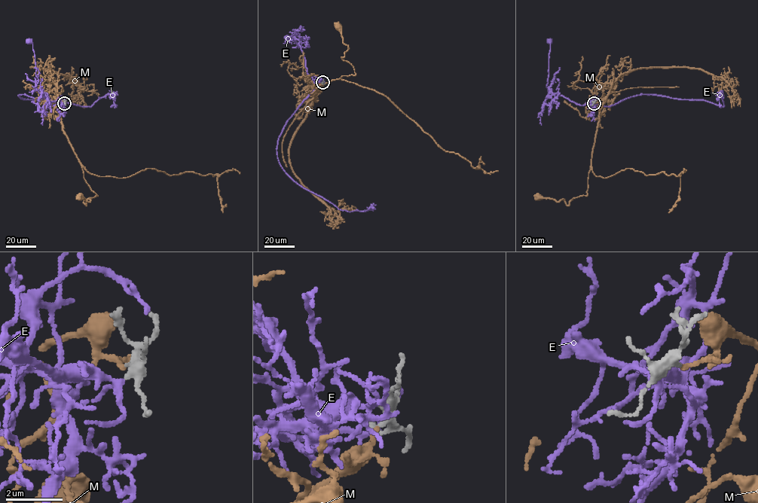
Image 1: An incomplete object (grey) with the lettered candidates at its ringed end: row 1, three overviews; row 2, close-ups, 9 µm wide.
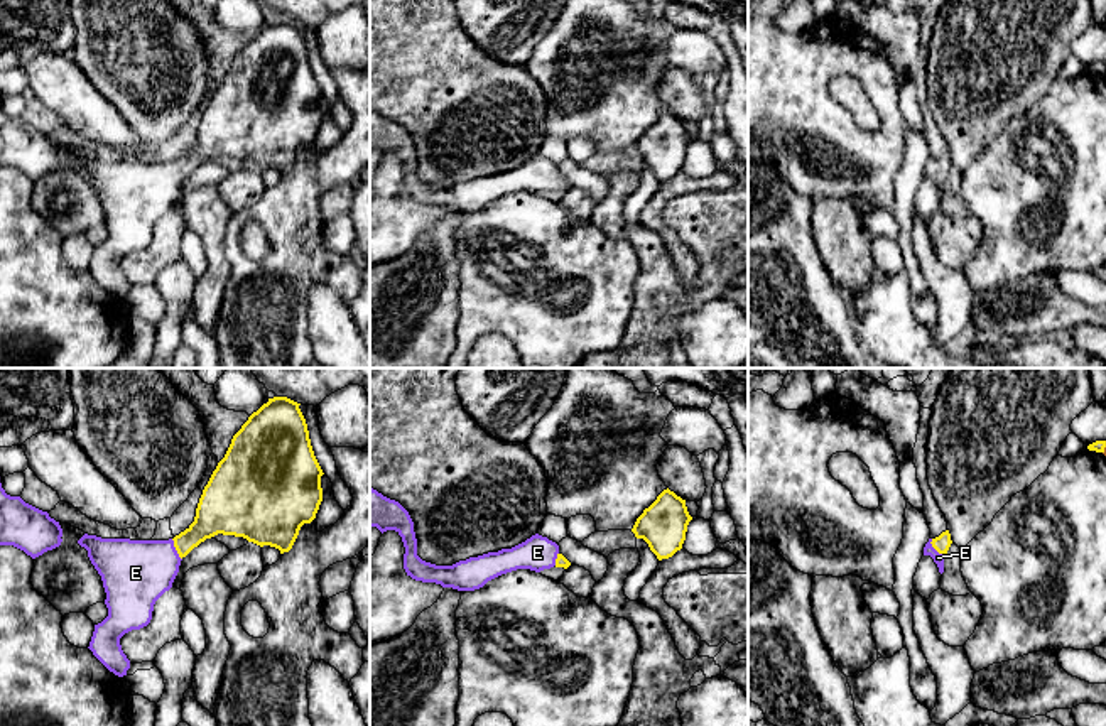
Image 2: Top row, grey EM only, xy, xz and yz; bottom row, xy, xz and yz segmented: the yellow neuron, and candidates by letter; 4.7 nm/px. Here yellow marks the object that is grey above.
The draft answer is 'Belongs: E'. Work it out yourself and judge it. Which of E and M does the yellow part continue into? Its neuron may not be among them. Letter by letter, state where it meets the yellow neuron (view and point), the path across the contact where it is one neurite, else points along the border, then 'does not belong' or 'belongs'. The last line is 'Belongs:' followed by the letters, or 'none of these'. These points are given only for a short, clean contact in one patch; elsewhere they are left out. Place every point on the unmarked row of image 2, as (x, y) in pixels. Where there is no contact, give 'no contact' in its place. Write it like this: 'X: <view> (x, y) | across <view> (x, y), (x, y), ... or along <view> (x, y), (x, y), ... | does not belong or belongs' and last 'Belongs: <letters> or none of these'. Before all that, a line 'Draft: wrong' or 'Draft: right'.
Draft: right
E: xy (176, 171) | across xy (215, 135), (176, 171), (135, 195) | belongs
M: yz (1103, 71) | along yz (1105, 68), (1103, 75) | does not belong
Belongs: E

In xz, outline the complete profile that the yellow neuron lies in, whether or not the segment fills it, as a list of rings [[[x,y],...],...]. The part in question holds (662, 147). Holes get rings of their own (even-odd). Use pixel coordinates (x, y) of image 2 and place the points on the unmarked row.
[[[667,110],[643,132],[632,154],[662,182],[682,171],[691,142],[686,122]]]

